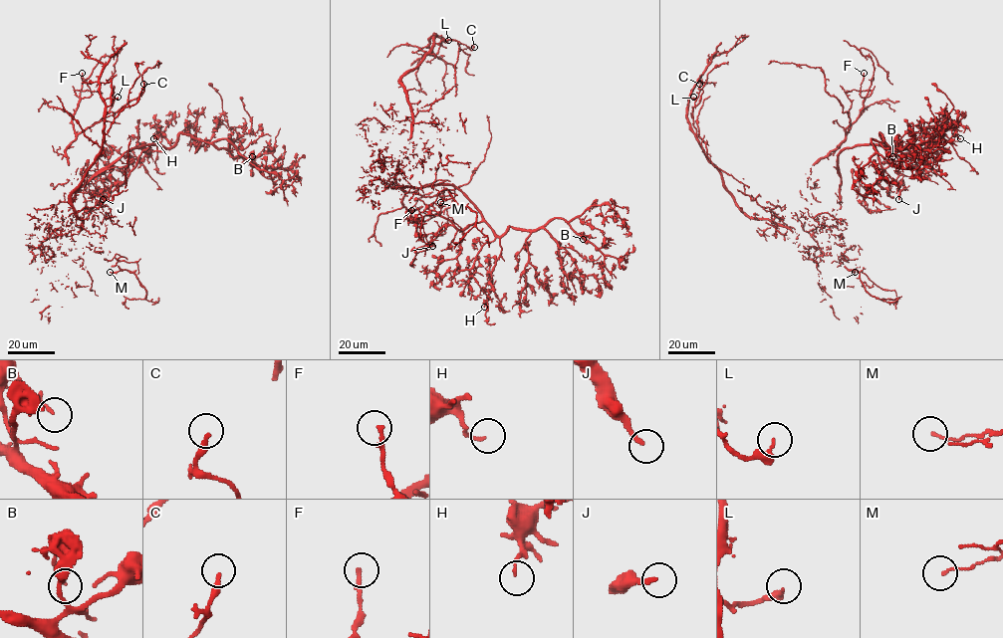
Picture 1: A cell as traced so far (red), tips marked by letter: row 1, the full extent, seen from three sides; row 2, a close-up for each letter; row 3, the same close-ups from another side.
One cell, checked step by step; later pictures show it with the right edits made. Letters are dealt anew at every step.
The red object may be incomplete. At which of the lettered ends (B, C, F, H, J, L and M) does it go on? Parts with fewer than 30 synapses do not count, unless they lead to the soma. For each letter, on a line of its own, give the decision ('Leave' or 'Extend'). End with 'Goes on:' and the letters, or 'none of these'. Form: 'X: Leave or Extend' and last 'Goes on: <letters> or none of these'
B: Leave
C: Leave
F: Leave
H: Leave
J: Leave
L: Leave
M: Leave
Goes on: none of these

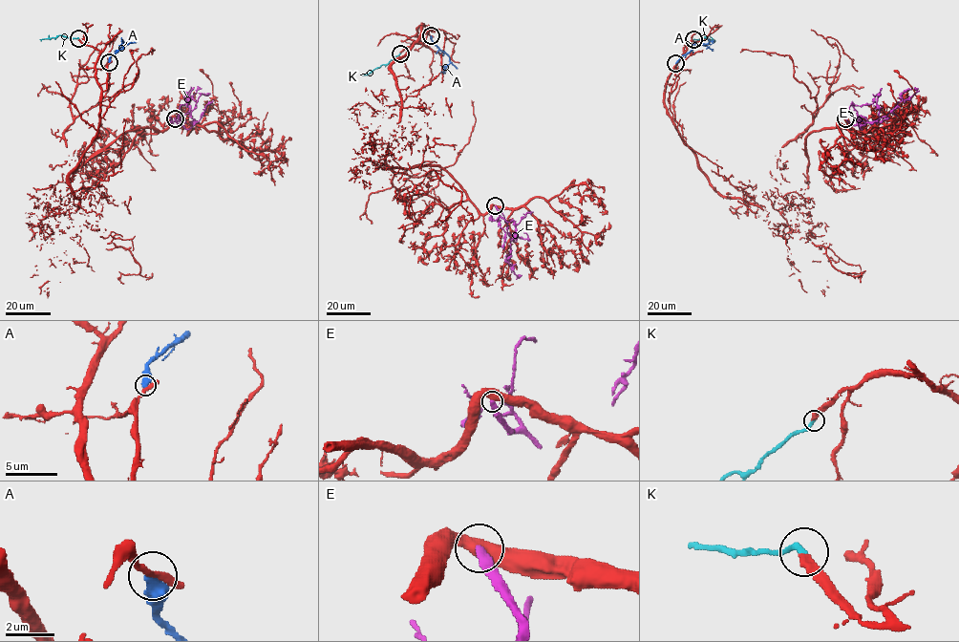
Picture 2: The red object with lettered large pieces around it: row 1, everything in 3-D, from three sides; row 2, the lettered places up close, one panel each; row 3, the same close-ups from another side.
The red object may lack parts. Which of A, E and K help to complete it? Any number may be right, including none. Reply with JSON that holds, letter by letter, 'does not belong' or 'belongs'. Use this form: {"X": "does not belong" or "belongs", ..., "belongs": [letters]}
{"A": "does not belong", "E": "does not belong", "K": "belongs", "belongs": ["K"]}

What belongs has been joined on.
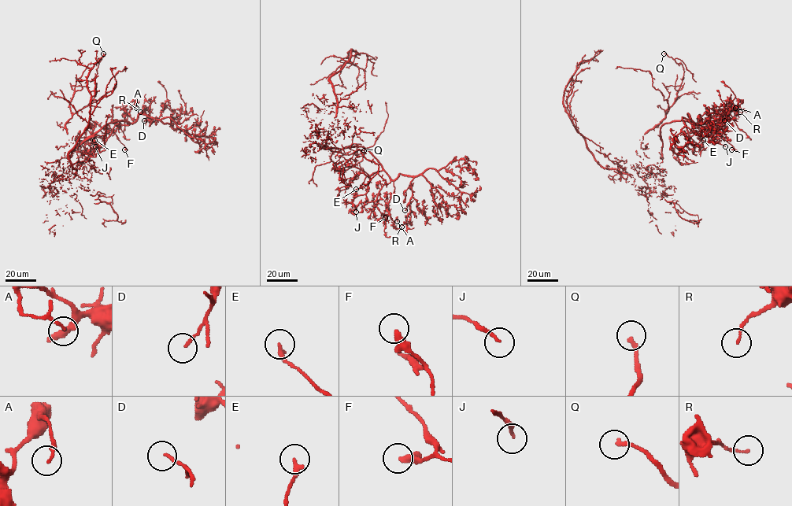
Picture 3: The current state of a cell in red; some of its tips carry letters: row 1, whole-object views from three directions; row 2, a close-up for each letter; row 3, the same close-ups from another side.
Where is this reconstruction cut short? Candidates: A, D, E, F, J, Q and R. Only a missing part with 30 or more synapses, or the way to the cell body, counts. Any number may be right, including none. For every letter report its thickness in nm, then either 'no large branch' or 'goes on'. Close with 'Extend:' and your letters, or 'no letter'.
A: 90 nm thick; no large branch
D: 110 nm thick; no large branch
E: 240 nm thick; no large branch
F: 360 nm thick; no large branch
J: 160 nm thick; no large branch
Q: 190 nm thick; no large branch
R: 120 nm thick; no large branch
Extend: no letter

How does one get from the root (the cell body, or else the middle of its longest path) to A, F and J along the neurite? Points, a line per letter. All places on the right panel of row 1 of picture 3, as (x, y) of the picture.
A: (654, 168), (642, 176), (656, 173), (662, 161), (664, 124), (699, 123), (730, 112), (732, 104), (735, 108)
F: (654, 168), (642, 176), (657, 172), (663, 158), (660, 127), (666, 123), (688, 121), (708, 127), (731, 149)
J: (654, 168), (642, 176), (657, 172), (666, 123), (683, 120), (690, 135), (703, 131), (725, 146)

